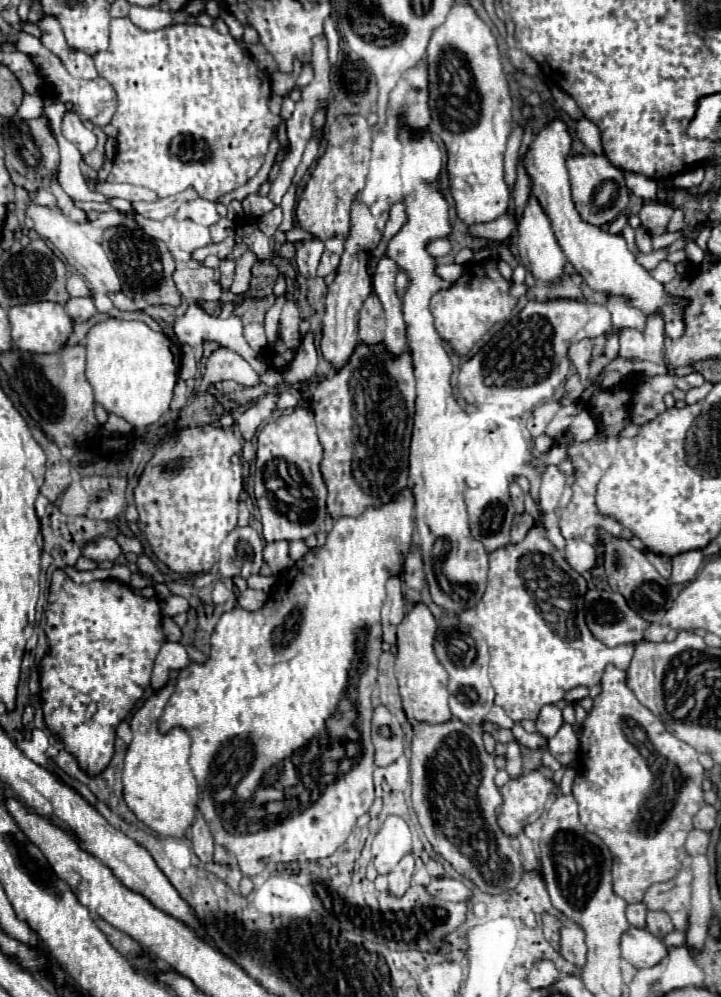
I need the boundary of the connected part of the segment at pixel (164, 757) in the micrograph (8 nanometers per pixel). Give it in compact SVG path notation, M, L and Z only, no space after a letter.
M171 671L167 685L155 691L131 717L133 741L127 747L125 767L123 767L123 795L129 809L143 821L149 829L161 837L183 837L185 829L193 823L197 813L199 787L195 775L189 767L191 737L185 733L185 739L179 739L179 727L173 727L169 733L157 731L159 715L165 711L165 703L175 691L179 671Z

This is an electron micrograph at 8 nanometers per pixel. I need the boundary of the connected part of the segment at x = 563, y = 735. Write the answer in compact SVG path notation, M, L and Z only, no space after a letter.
M563 723L557 731L555 737L549 739L549 753L561 763L561 765L569 765L573 759L577 759L579 753L579 737L573 729L573 725Z

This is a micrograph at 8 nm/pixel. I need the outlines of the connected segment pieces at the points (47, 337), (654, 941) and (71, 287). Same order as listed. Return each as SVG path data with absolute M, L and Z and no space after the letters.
M39 301L39 303L13 307L9 309L9 321L11 321L13 345L29 353L55 353L67 343L67 337L73 331L73 321L65 313L63 305L53 301Z
M629 927L621 935L621 957L637 969L651 967L659 963L665 955L667 955L665 943L651 935L647 929Z
M79 273L69 275L69 279L67 279L67 293L69 293L71 297L91 297L89 287L87 287L85 279L83 279Z

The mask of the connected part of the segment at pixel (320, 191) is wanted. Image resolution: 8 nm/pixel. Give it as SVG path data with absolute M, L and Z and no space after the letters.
M349 115L337 119L337 125L331 133L327 133L327 149L319 157L315 171L305 183L295 215L299 227L303 227L313 237L327 241L331 237L347 239L349 235L349 213L355 195L365 187L365 177L369 169L371 157L371 127L367 119L361 115Z

